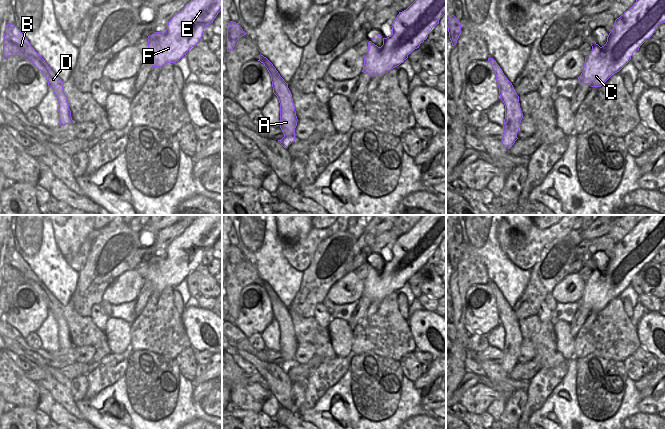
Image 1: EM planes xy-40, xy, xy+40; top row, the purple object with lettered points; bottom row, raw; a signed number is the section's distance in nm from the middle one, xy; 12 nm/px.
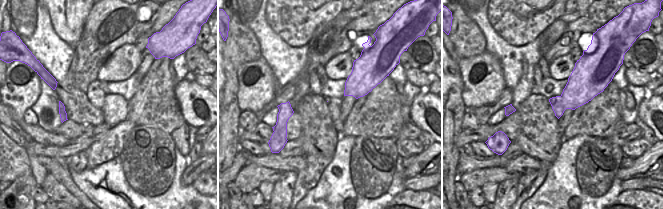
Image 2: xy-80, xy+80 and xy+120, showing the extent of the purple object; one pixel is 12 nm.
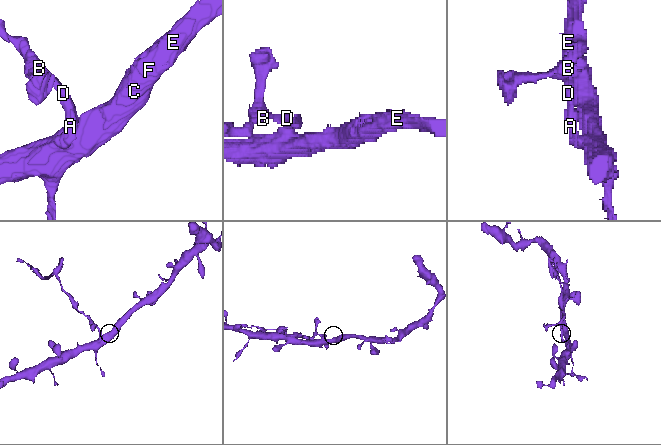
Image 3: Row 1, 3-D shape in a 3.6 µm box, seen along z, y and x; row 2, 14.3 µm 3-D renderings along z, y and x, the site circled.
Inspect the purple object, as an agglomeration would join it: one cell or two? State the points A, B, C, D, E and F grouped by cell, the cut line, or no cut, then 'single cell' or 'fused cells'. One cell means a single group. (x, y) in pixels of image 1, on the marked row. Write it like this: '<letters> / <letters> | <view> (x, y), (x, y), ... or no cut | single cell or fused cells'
A B D / C E F | xy (281, 128), (294, 139) | fused cells

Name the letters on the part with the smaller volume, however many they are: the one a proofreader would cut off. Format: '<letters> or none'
A, B, D

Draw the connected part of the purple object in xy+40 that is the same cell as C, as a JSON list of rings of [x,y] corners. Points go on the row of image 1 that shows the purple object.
[[[636,0],[634,5],[615,20],[607,42],[600,47],[595,41],[591,53],[585,58],[584,68],[578,77],[579,84],[601,87],[613,74],[619,72],[630,60],[633,53],[649,39],[656,28],[665,23],[665,0]]]

